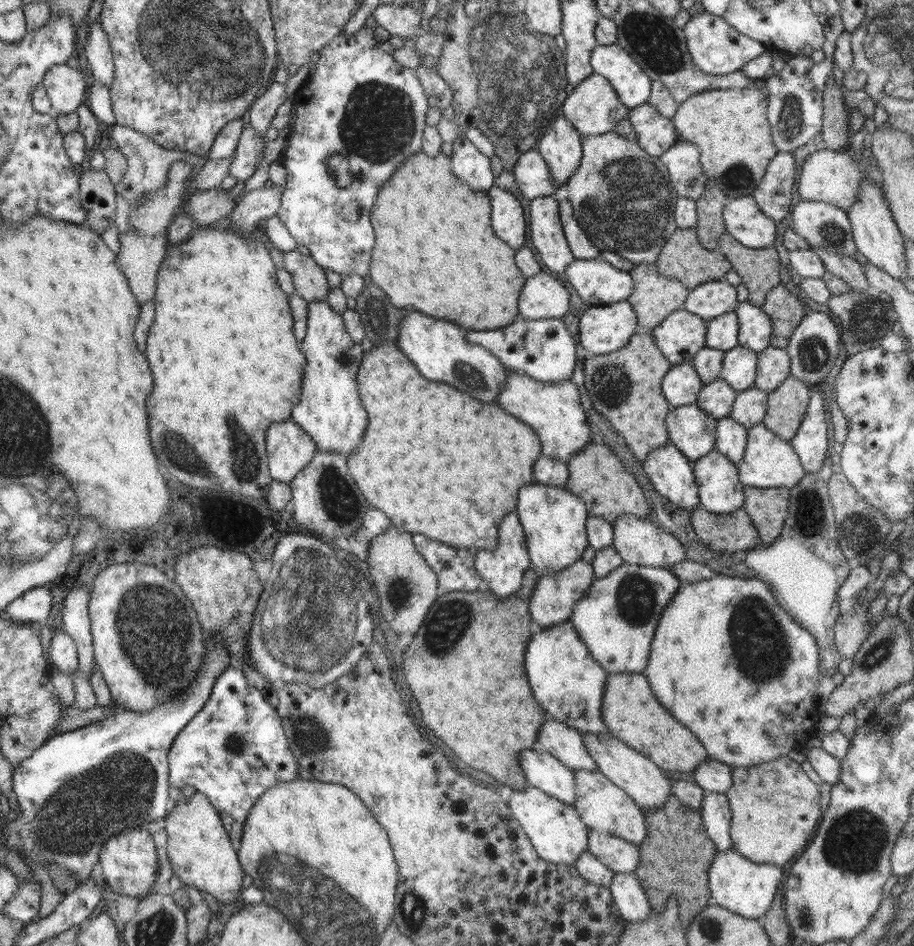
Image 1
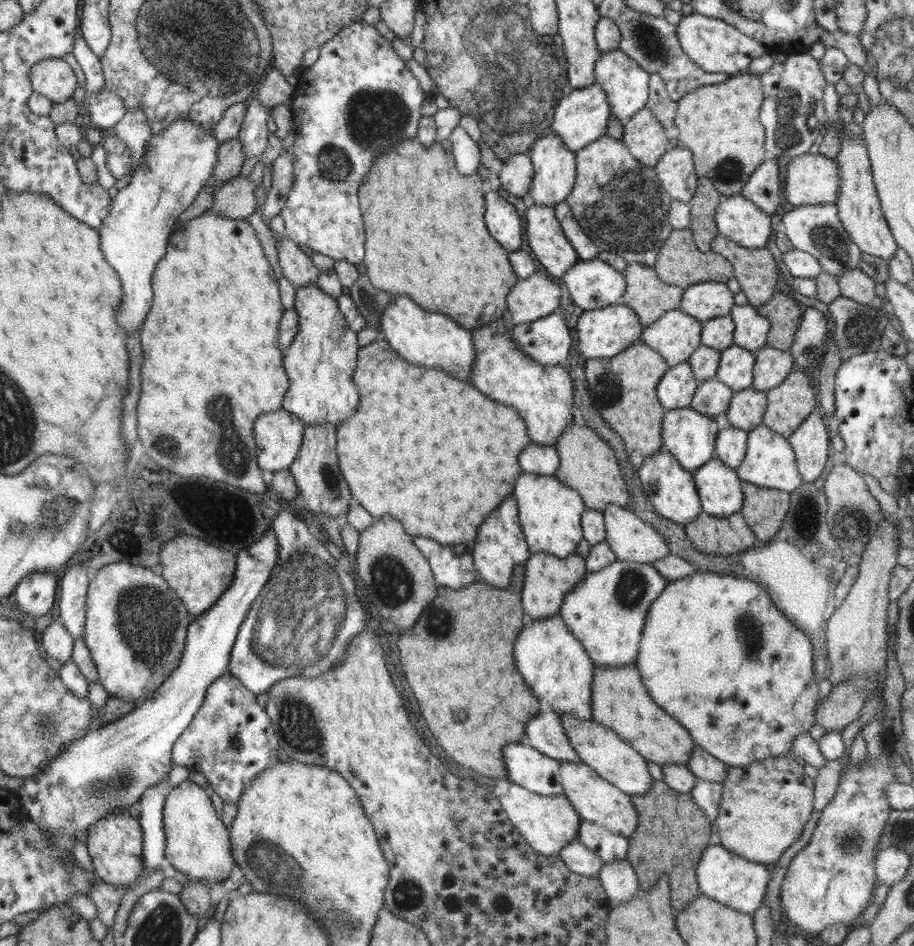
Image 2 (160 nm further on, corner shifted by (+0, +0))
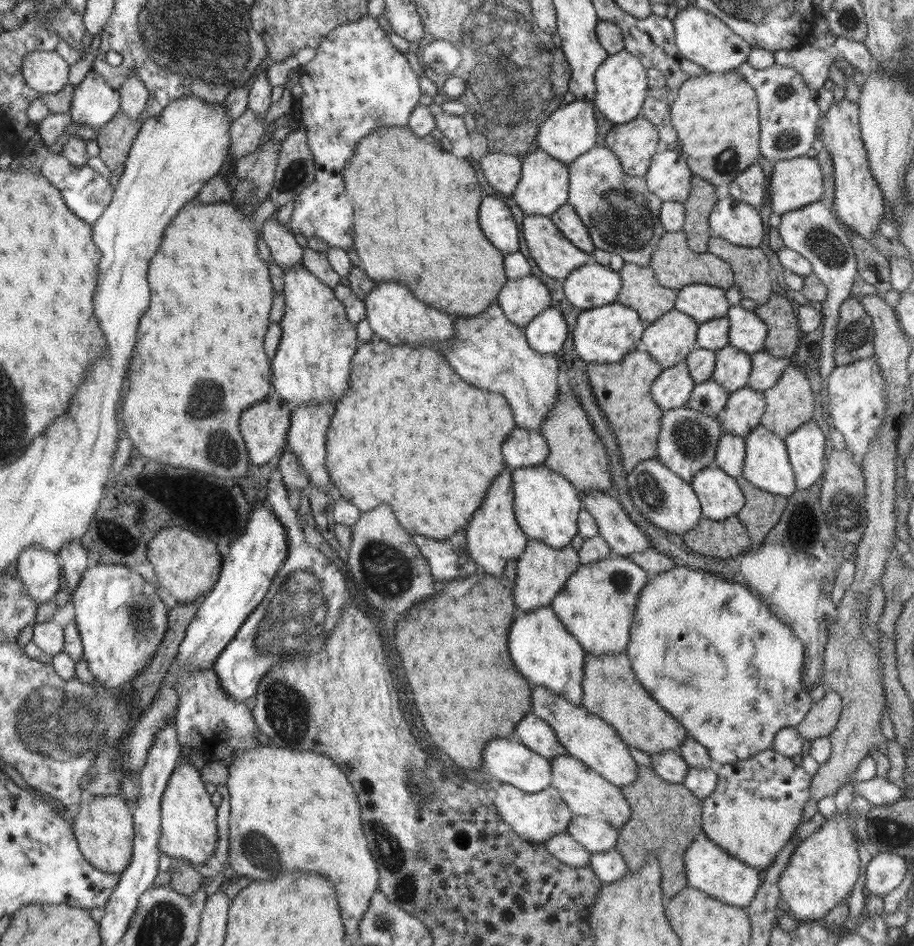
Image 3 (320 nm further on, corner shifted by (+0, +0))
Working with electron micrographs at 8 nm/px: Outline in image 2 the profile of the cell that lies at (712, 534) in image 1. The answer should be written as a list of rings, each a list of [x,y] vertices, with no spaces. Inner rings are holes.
[[[701,511],[694,520],[684,526],[684,530],[700,552],[718,556],[739,556],[758,544],[755,534],[741,513],[734,513],[728,517],[712,517]]]

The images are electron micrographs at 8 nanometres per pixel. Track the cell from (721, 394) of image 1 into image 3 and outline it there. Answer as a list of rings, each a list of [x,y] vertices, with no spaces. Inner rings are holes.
[[[710,378],[694,385],[692,394],[685,406],[715,417],[725,407],[729,394],[730,392],[721,384]]]

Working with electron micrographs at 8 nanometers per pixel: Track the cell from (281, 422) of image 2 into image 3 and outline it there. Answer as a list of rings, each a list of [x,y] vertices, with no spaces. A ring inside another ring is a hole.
[[[276,394],[268,395],[262,402],[254,403],[242,411],[239,418],[239,429],[247,448],[248,458],[253,465],[270,464],[270,460],[278,454],[279,448],[284,447],[284,450],[288,450],[286,437],[290,428],[292,411],[292,406],[286,400],[278,398]]]

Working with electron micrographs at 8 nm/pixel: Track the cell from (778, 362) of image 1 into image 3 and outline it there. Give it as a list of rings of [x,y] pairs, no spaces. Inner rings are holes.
[[[765,349],[755,352],[751,357],[751,374],[747,386],[757,391],[772,388],[790,365],[790,357],[778,358]]]

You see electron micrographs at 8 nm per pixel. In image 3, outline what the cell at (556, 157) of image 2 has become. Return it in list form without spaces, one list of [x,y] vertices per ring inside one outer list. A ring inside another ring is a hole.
[[[541,148],[533,149],[522,157],[522,176],[511,194],[514,202],[523,210],[523,214],[541,214],[550,216],[563,204],[567,203],[569,197],[569,170],[568,166],[550,157]]]

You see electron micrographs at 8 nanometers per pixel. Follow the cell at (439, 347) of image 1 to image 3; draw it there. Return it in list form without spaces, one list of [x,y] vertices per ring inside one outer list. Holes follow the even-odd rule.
[[[381,282],[365,296],[365,318],[376,335],[393,345],[426,345],[440,352],[437,343],[453,343],[455,339],[454,315],[446,314],[425,302],[420,302],[402,283]]]

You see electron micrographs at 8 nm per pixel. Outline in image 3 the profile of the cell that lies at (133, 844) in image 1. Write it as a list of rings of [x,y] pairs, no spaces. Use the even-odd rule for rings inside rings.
[[[93,795],[87,799],[80,801],[79,811],[75,814],[73,820],[73,833],[77,840],[80,853],[84,859],[92,866],[98,867],[98,870],[106,871],[107,873],[119,875],[132,860],[133,854],[133,814],[130,810],[129,803],[117,795]]]

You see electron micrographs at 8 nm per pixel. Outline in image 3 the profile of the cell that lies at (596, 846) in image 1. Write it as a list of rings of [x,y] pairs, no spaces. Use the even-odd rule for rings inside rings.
[[[572,817],[567,826],[567,833],[591,854],[616,848],[617,829],[598,819]]]

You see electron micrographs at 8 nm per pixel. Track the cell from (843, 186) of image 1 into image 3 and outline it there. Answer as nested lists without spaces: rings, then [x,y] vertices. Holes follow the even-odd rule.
[[[802,156],[774,162],[774,170],[772,170],[772,175],[769,177],[767,194],[769,194],[772,214],[775,219],[801,206],[820,201],[823,192],[822,169],[820,169],[816,158]]]

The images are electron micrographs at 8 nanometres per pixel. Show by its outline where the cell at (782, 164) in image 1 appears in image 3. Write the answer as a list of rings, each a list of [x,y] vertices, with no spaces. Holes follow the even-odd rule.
[[[758,163],[748,166],[742,174],[738,174],[729,186],[729,196],[742,200],[753,207],[761,208],[762,201],[768,201],[769,179],[766,179]]]

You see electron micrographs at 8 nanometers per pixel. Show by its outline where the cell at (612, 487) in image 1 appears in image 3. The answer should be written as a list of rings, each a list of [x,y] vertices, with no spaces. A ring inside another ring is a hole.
[[[568,384],[560,386],[557,396],[557,403],[549,410],[545,419],[539,426],[539,433],[546,439],[549,448],[548,456],[543,460],[543,464],[550,470],[561,474],[570,481],[580,493],[601,490],[605,493],[614,494],[612,490],[612,475],[610,474],[609,460],[599,436],[594,432],[586,411],[580,406],[578,396]]]

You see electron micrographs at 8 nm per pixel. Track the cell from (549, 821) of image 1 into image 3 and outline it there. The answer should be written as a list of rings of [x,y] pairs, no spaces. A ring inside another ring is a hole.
[[[510,784],[502,785],[493,793],[493,803],[506,824],[509,824],[518,836],[531,843],[545,843],[551,836],[567,832],[567,826],[573,816],[567,804],[560,798],[557,788],[548,787],[540,792],[527,793]]]

